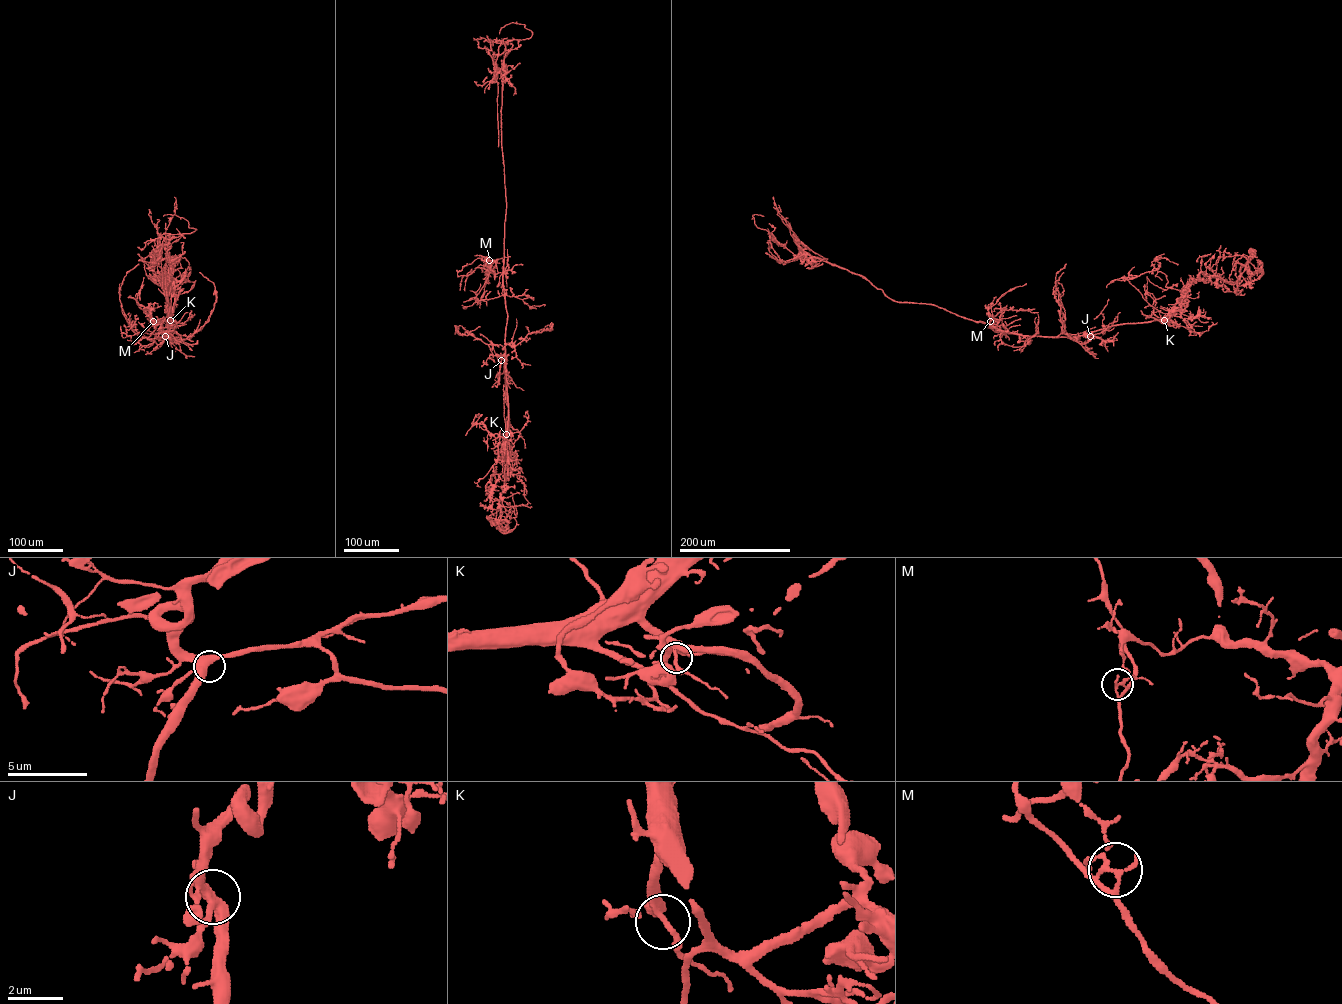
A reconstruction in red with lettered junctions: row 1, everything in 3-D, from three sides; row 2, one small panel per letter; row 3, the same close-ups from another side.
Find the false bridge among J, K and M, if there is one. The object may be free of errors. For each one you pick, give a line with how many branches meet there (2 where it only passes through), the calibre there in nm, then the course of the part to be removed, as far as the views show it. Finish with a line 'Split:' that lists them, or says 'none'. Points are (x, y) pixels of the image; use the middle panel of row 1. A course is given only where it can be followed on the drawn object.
M: Branches: 4. Thickness 130 nm. Course of the part to remove: (489, 260), (486, 263), (489, 267), (480, 264), (468, 275), (462, 275), (467, 275), (464, 290)
Split: M

